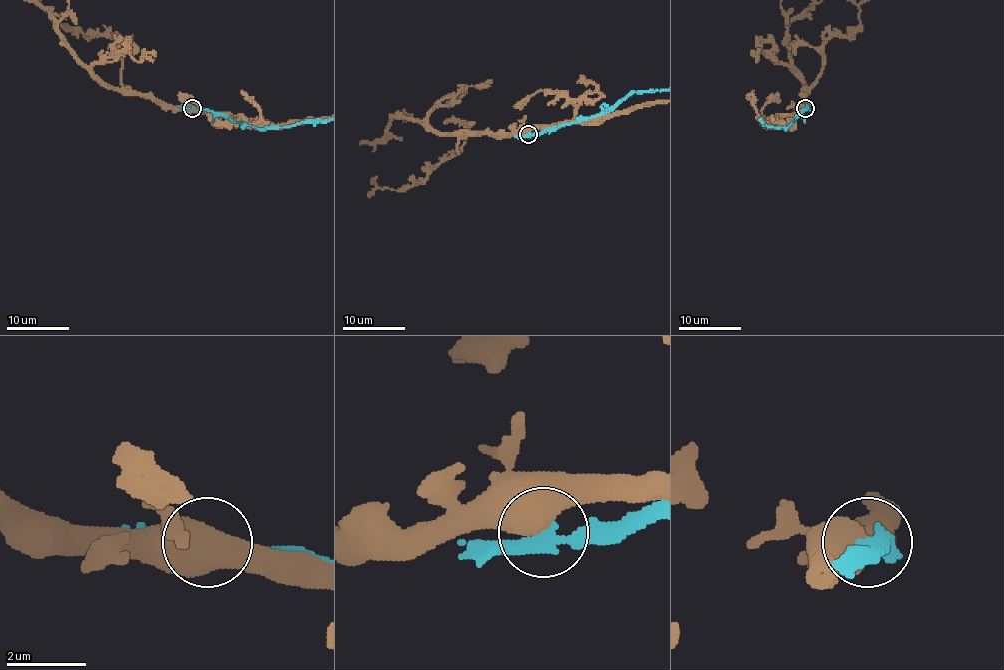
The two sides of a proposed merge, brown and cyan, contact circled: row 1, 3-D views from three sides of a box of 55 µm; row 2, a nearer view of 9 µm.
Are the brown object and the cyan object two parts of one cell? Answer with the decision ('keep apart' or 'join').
keep apart

